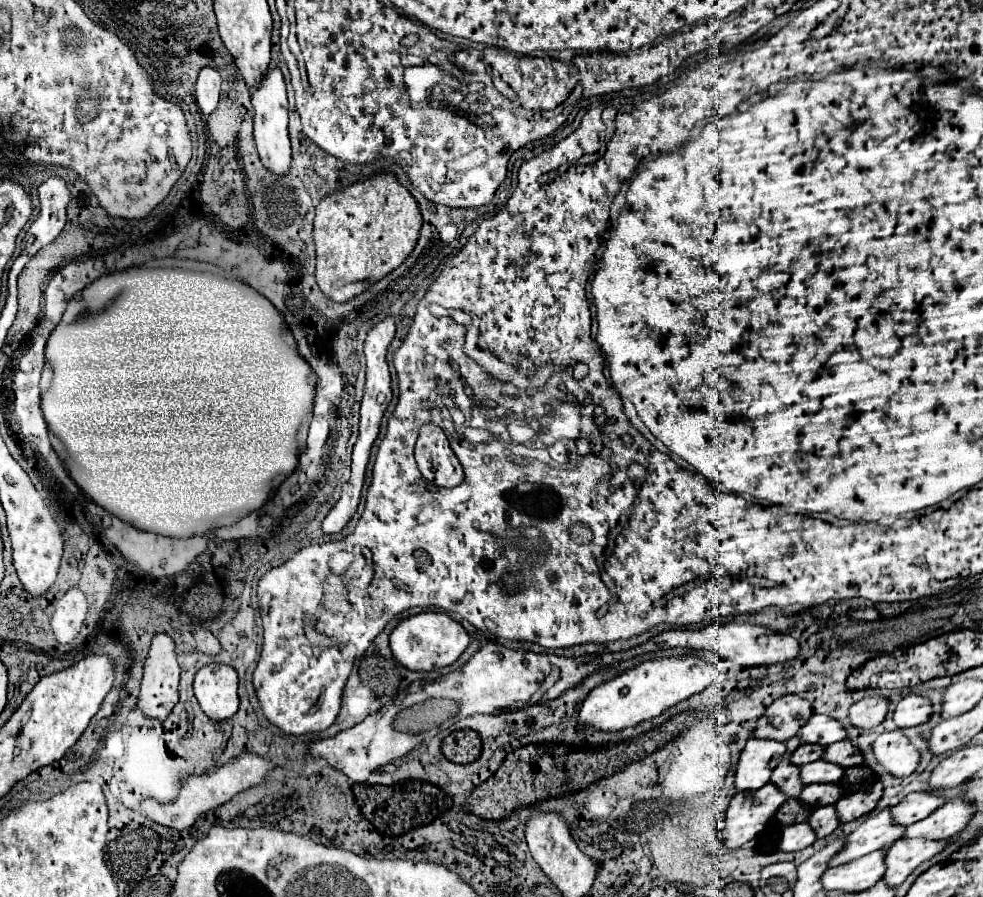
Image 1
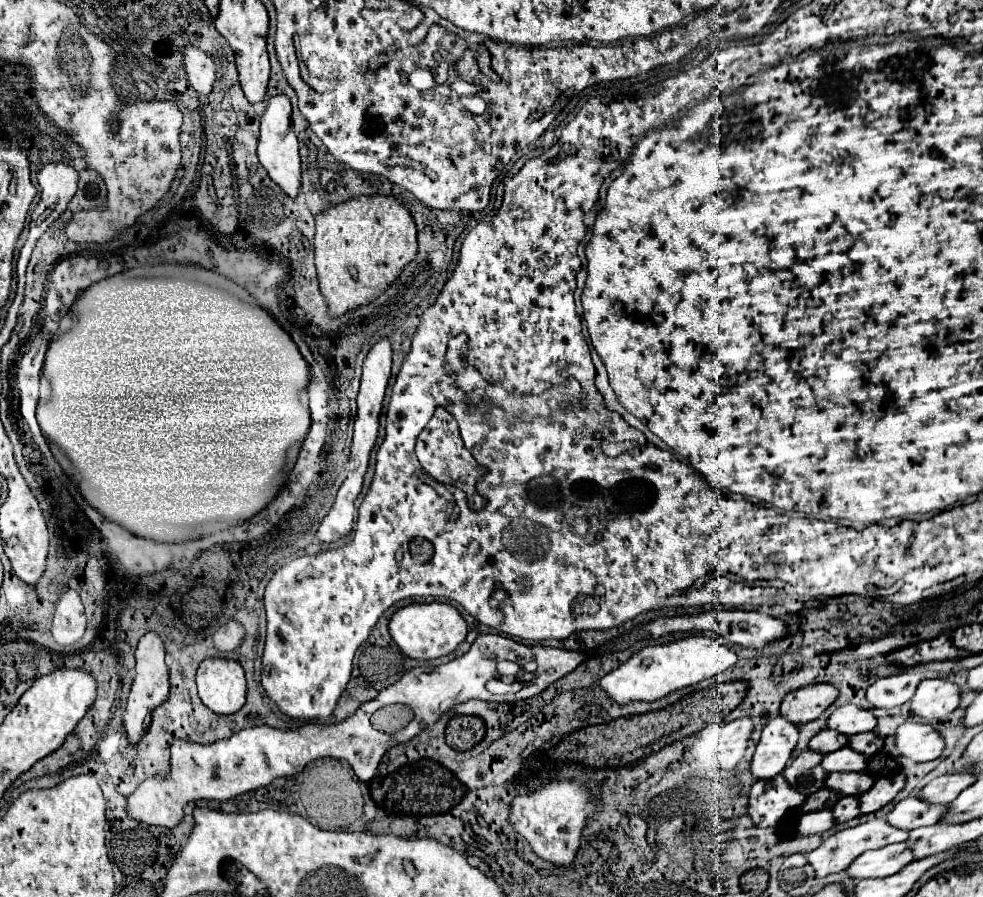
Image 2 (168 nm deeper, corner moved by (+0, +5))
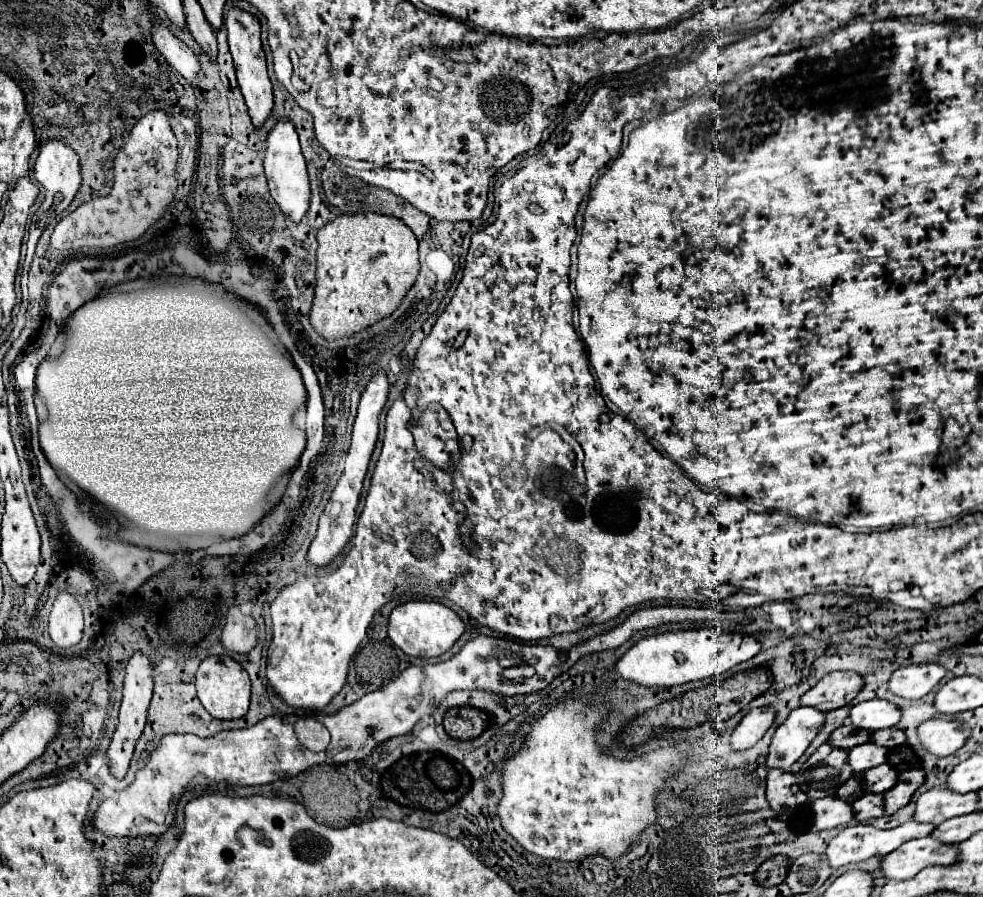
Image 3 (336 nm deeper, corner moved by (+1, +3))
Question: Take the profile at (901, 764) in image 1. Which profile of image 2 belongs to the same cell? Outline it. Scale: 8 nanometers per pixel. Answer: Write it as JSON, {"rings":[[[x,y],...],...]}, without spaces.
{"rings":[[[911,721],[897,729],[897,749],[913,761],[933,761],[943,755],[945,741],[931,723]]]}

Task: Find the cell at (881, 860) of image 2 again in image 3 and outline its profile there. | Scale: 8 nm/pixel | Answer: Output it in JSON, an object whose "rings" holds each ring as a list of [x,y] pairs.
{"rings":[[[922,837],[902,843],[902,847],[882,857],[880,871],[886,879],[908,879],[928,865],[950,865],[954,861],[956,845],[936,843],[932,837]]]}

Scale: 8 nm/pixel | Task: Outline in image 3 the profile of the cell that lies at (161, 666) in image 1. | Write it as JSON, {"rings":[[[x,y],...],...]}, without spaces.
{"rings":[[[136,651],[132,655],[132,659],[128,661],[126,667],[126,679],[124,679],[124,699],[120,705],[120,717],[118,717],[118,727],[114,731],[112,743],[108,747],[108,755],[110,755],[110,771],[112,775],[116,775],[118,779],[122,779],[128,771],[134,747],[144,731],[146,725],[146,713],[148,713],[148,705],[152,699],[152,691],[154,691],[154,679],[152,679],[152,661],[148,655],[144,655],[142,651]]]}

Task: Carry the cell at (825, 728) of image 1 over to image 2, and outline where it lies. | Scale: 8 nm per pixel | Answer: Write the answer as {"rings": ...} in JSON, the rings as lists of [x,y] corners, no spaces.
{"rings":[[[845,705],[839,707],[827,721],[829,729],[835,729],[845,735],[857,735],[863,731],[873,731],[877,727],[877,717],[863,707]]]}

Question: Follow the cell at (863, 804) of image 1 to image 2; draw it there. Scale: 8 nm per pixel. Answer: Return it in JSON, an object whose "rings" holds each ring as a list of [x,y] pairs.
{"rings":[[[897,773],[893,777],[881,777],[877,779],[877,783],[861,795],[861,813],[875,813],[881,807],[885,807],[887,803],[891,803],[897,793],[905,787],[907,777],[903,773]]]}

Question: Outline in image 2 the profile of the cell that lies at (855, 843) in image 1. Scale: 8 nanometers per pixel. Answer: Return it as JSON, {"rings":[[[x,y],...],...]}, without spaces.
{"rings":[[[911,795],[895,805],[895,809],[887,815],[889,823],[899,829],[917,829],[925,825],[935,825],[945,817],[945,811],[949,811],[949,805],[929,805],[921,801],[921,797]]]}

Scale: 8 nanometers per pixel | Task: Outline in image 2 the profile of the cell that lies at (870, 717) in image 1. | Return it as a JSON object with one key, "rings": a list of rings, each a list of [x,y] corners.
{"rings":[[[913,667],[907,669],[905,673],[893,675],[893,677],[883,677],[877,679],[869,689],[867,689],[867,701],[875,709],[893,709],[899,707],[907,701],[911,701],[913,693],[917,691],[917,685],[923,681],[923,669]]]}

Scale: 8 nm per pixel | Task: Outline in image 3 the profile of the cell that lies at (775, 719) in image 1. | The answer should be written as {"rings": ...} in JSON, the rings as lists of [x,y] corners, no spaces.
{"rings":[[[834,671],[820,679],[810,691],[800,697],[802,707],[814,707],[818,711],[832,711],[848,705],[860,691],[862,679],[858,673]]]}

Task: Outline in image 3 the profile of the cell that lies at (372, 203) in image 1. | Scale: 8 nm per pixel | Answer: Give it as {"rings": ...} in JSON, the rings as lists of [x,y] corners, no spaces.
{"rings":[[[380,213],[338,215],[318,233],[312,327],[326,339],[360,331],[398,307],[420,269],[418,241],[404,221]]]}

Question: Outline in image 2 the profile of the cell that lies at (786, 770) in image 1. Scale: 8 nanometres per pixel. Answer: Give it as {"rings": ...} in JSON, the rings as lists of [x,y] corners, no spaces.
{"rings":[[[811,749],[803,751],[783,771],[785,779],[803,795],[811,795],[819,789],[825,789],[827,771],[821,769],[821,757],[825,755],[819,751],[811,751]]]}

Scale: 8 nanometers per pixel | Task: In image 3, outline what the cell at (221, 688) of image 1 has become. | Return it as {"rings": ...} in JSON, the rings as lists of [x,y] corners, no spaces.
{"rings":[[[228,655],[222,657],[208,657],[200,663],[196,673],[196,689],[198,699],[204,709],[216,719],[240,719],[248,711],[250,703],[250,679],[244,667]]]}

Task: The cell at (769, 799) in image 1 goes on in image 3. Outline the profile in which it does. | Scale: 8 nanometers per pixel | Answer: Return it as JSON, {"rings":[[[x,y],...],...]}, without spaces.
{"rings":[[[772,769],[766,777],[766,799],[774,813],[806,803],[806,795],[800,791],[796,777],[790,771],[780,769]]]}

